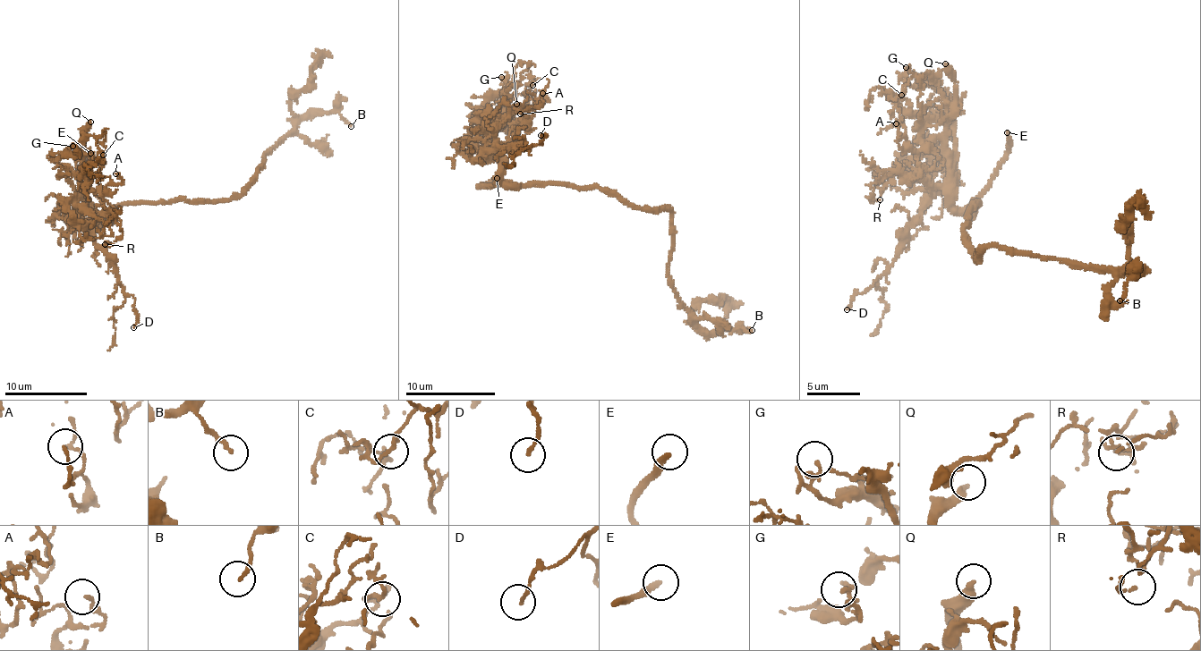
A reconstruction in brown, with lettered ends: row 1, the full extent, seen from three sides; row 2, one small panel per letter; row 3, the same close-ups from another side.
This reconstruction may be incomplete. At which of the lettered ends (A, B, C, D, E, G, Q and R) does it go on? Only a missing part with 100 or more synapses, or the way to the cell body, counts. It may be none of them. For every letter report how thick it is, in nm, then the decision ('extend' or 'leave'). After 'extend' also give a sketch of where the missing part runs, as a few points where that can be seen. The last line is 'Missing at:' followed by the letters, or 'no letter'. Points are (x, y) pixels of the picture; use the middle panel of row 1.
A: 100 nm | leave
B: 170 nm | leave
C: 140 nm | leave
D: 110 nm | leave
E: 200 nm | extend
G: 130 nm | leave
Q: 320 nm | leave
R: 70 nm | leave
Missing at: E

